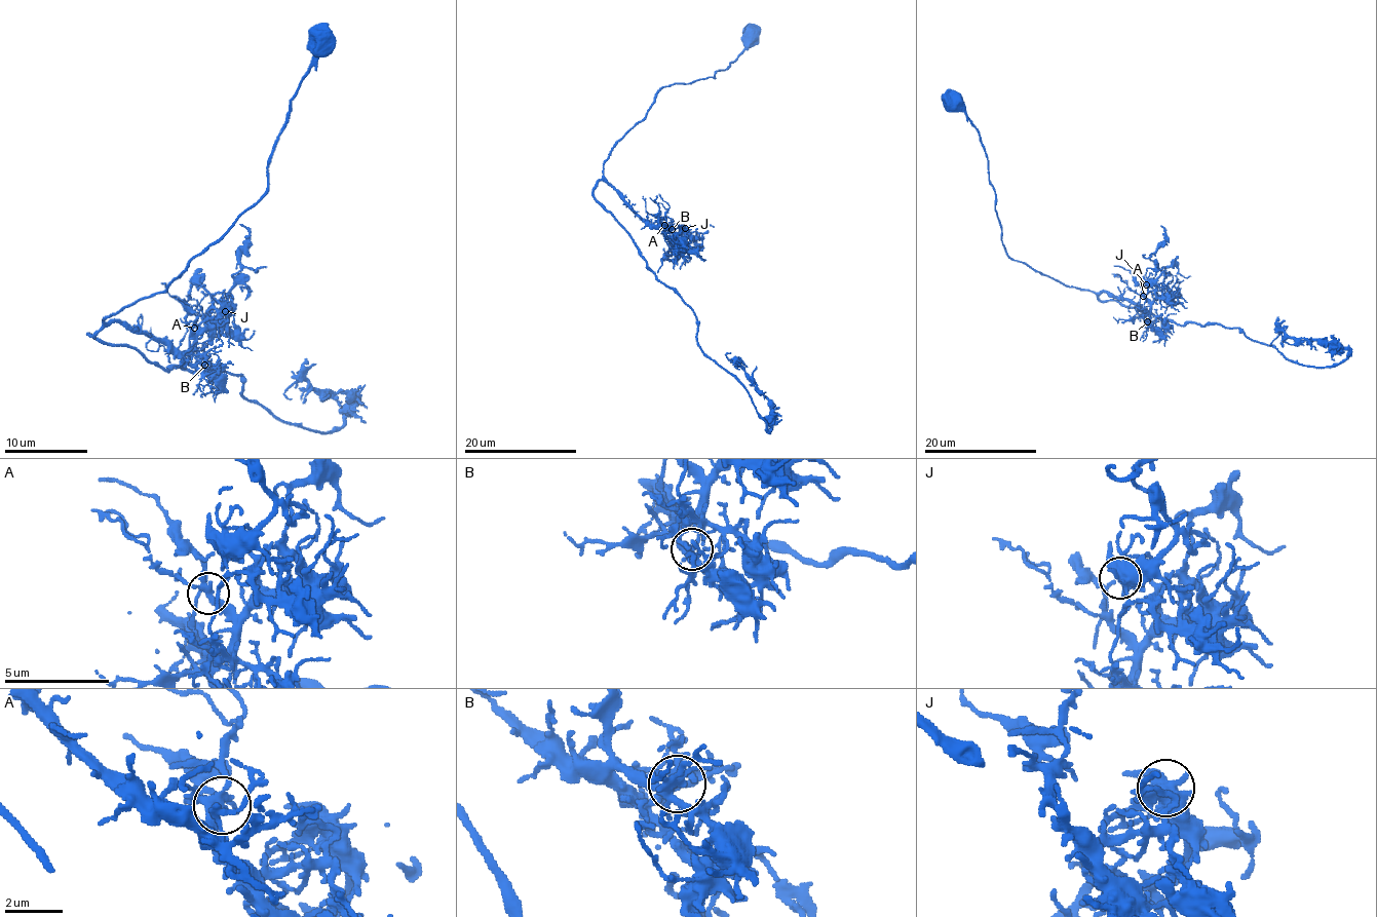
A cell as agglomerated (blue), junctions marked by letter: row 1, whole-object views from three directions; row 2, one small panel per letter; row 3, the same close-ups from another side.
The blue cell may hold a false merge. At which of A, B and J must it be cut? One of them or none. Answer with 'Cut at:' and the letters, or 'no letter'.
Cut at: J

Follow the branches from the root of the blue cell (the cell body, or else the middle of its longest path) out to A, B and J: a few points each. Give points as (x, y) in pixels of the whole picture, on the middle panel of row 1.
A: (751, 35), (752, 42), (714, 77), (663, 86), (603, 166), (605, 180), (642, 218), (664, 225)
B: (751, 35), (752, 42), (714, 77), (663, 86), (603, 166), (605, 180), (642, 218), (672, 229)
J: (751, 35), (714, 77), (663, 86), (603, 166), (605, 180), (642, 218), (668, 237), (686, 228)

